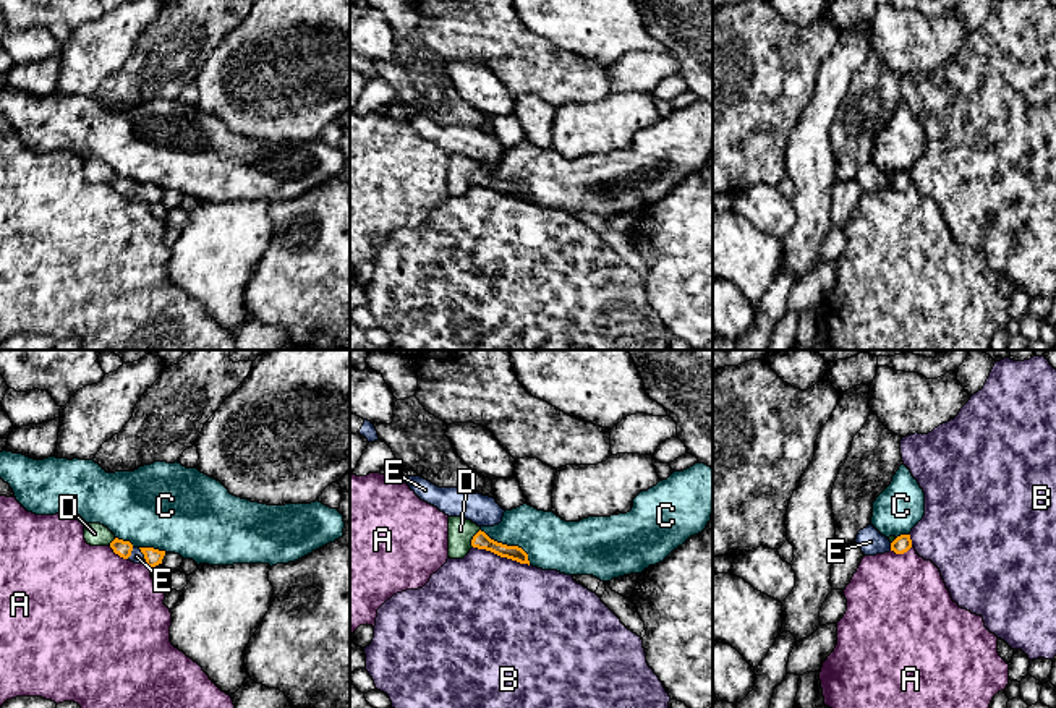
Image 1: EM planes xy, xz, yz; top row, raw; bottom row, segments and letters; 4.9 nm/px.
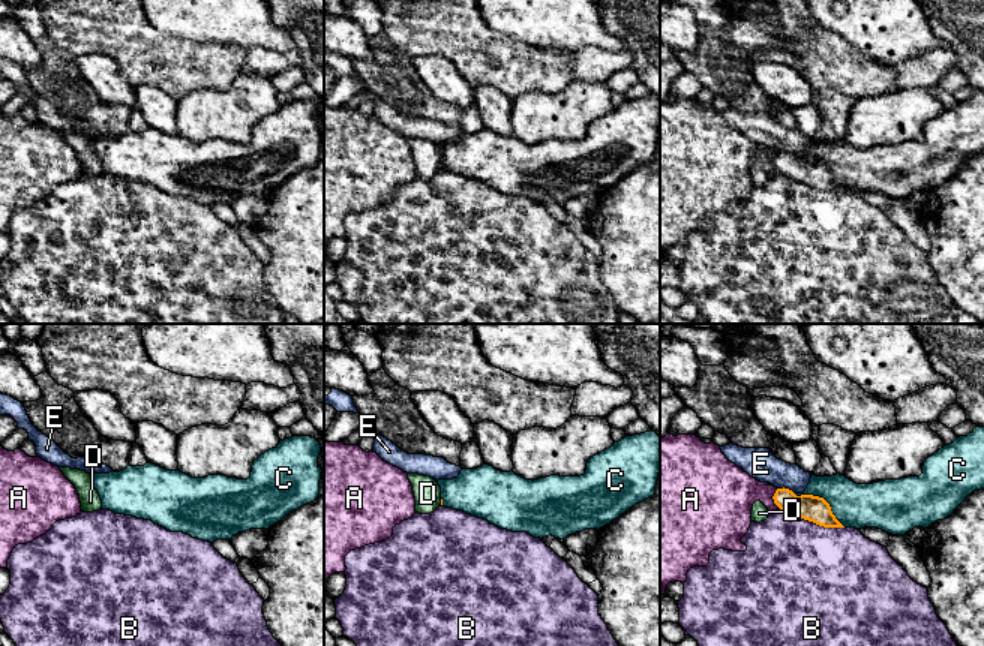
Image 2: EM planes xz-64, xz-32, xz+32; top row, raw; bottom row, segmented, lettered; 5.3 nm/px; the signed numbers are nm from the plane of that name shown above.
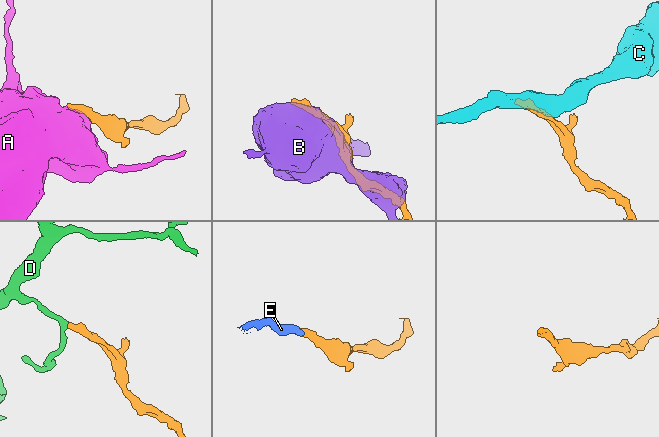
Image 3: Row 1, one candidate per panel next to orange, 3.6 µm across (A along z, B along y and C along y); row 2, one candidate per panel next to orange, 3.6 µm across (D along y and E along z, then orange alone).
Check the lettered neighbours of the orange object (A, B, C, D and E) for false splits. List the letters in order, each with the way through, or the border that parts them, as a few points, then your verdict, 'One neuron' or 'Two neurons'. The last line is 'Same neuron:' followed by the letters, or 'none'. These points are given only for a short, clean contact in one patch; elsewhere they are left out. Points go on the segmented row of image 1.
A: Two neurons
B: Two neurons
C: Boundary: xz (480, 530), (498, 541), (517, 545), (527, 554), (530, 564). Two neurons
D: Boundary: xz (480, 528), (472, 540), (472, 546). Two neurons
E: Path across: xy (153, 556), (144, 556), (136, 556). One neuron
Same neuron: E

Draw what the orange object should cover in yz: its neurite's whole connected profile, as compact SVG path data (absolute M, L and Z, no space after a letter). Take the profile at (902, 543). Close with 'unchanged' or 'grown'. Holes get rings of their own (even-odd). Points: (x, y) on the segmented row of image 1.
M873 525L860 530L855 543L865 556L876 556L889 551L894 551L896 554L904 554L912 548L910 535L901 535L891 543Z; grown

